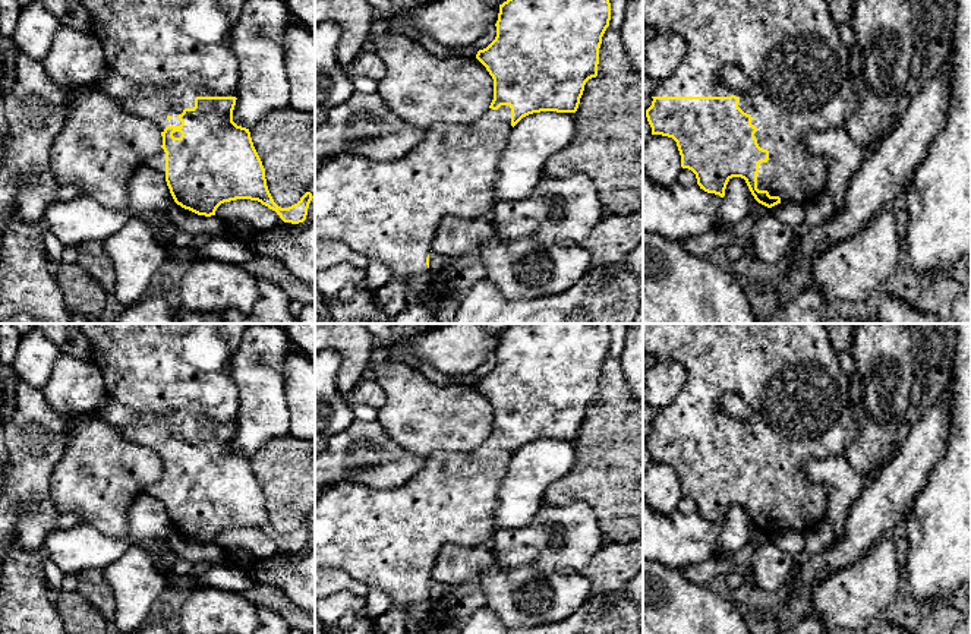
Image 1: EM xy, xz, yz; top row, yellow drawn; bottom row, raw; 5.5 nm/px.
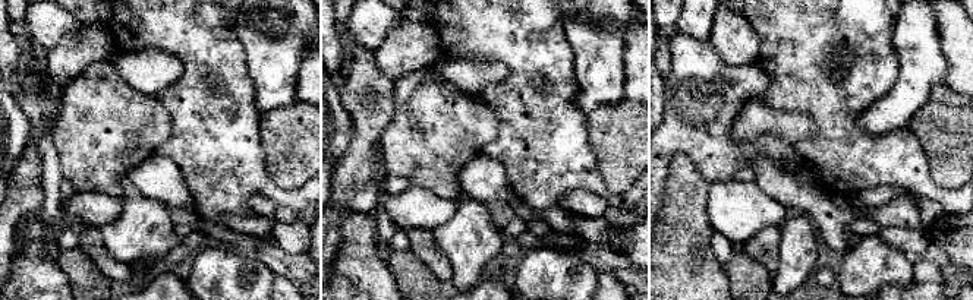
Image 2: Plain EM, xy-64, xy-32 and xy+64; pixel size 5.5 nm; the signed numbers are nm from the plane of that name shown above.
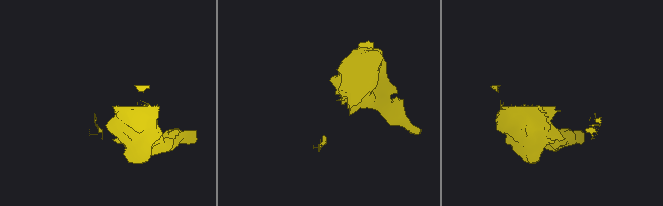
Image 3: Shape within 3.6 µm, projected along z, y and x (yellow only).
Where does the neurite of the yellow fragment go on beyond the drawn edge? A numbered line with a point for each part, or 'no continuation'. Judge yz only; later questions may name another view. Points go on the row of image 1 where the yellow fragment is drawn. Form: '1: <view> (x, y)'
1: yz (800, 71)

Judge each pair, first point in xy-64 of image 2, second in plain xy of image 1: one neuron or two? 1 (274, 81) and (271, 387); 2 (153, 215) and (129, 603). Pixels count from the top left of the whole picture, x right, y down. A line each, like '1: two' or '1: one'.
1: one
2: one

